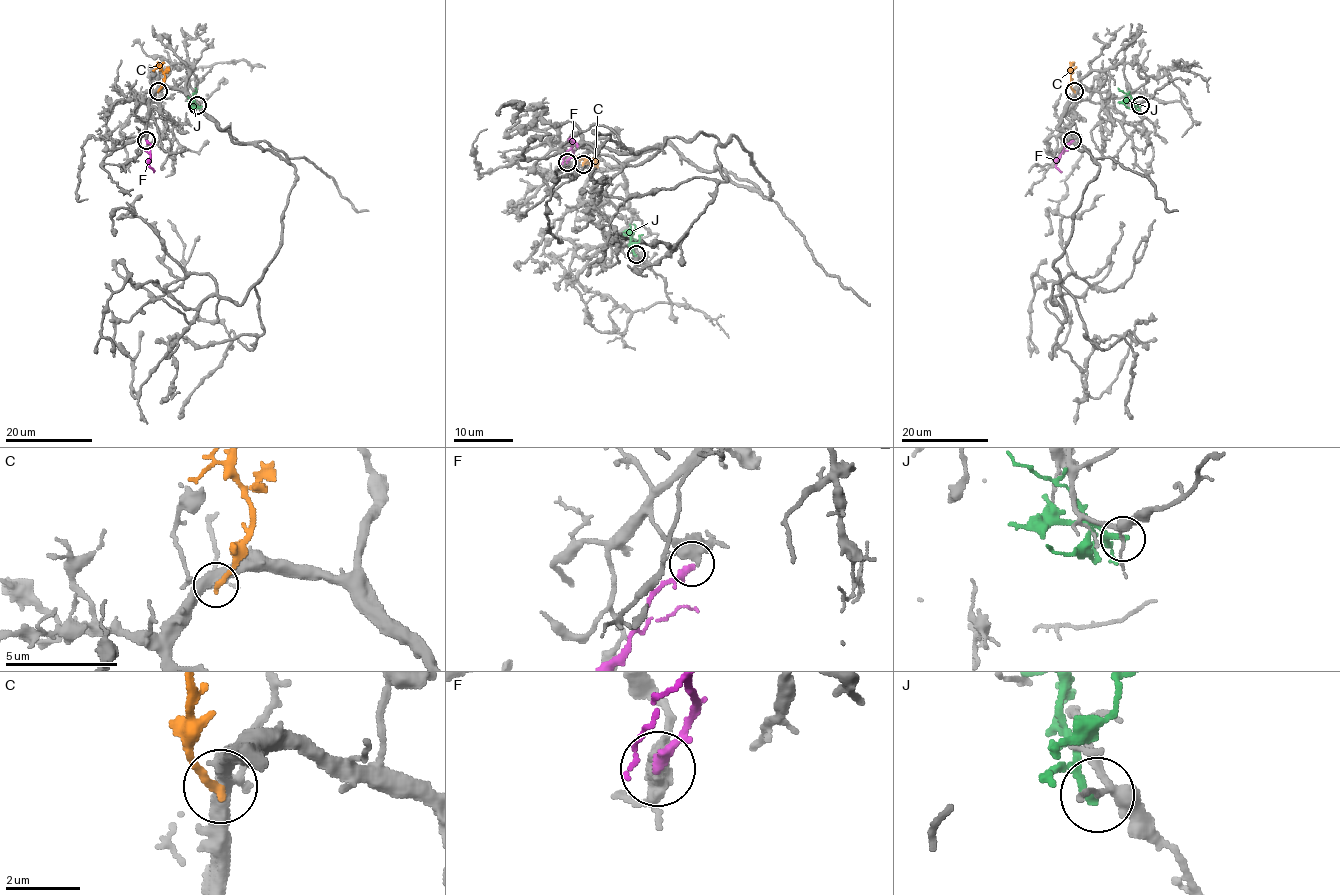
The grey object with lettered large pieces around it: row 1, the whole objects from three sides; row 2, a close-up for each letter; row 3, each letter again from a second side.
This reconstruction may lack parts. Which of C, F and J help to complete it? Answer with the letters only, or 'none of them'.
F

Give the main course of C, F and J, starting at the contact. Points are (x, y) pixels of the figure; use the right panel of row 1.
C: (1074, 91), (1071, 88), (1070, 67), (1068, 70)
F: (1072, 140), (1056, 162), (1061, 172)
J: (1140, 105), (1118, 88)

